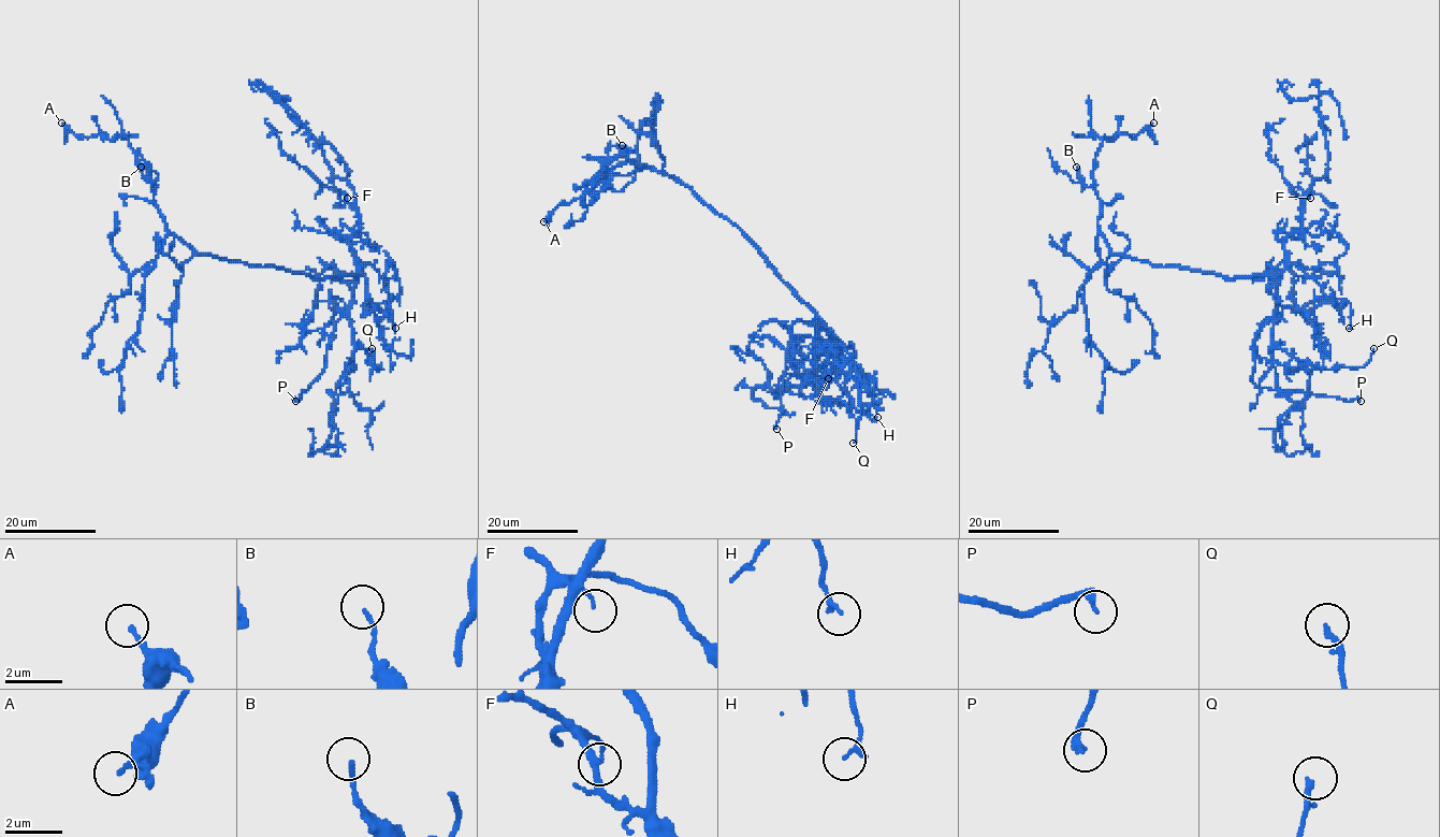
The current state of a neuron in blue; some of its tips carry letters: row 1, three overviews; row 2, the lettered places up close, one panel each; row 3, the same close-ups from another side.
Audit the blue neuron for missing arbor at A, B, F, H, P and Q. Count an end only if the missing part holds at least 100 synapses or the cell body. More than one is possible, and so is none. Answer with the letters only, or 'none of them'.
P

